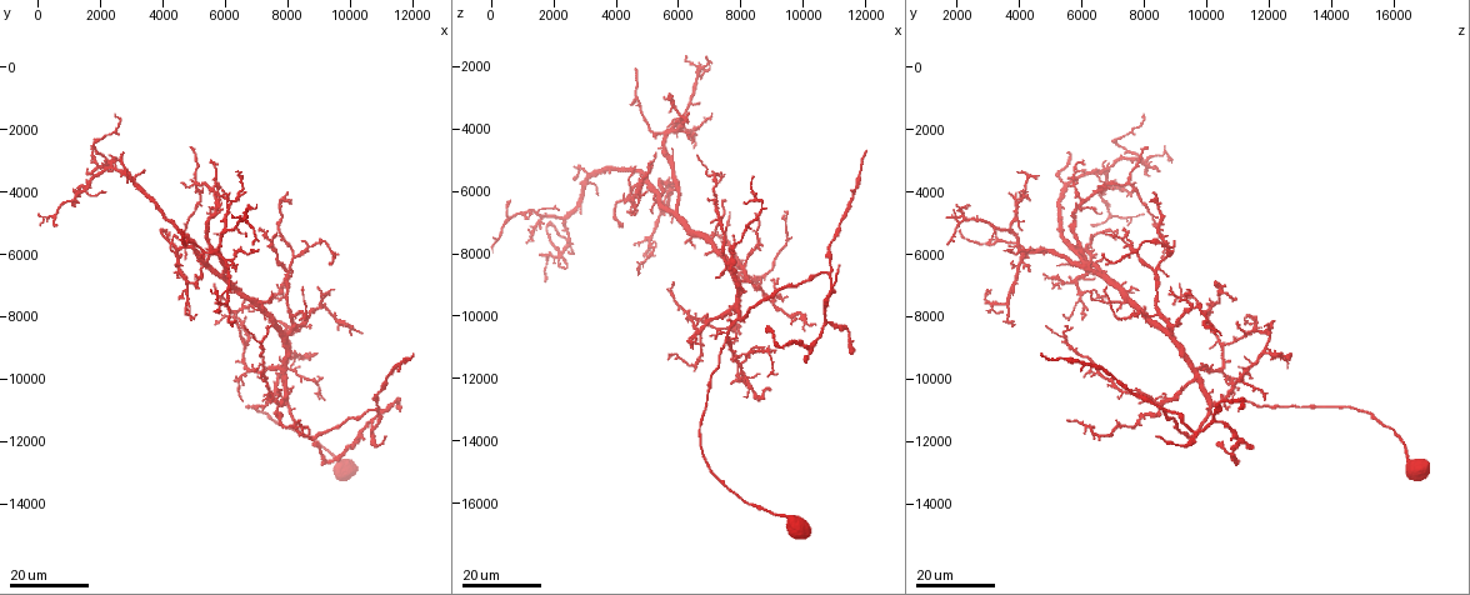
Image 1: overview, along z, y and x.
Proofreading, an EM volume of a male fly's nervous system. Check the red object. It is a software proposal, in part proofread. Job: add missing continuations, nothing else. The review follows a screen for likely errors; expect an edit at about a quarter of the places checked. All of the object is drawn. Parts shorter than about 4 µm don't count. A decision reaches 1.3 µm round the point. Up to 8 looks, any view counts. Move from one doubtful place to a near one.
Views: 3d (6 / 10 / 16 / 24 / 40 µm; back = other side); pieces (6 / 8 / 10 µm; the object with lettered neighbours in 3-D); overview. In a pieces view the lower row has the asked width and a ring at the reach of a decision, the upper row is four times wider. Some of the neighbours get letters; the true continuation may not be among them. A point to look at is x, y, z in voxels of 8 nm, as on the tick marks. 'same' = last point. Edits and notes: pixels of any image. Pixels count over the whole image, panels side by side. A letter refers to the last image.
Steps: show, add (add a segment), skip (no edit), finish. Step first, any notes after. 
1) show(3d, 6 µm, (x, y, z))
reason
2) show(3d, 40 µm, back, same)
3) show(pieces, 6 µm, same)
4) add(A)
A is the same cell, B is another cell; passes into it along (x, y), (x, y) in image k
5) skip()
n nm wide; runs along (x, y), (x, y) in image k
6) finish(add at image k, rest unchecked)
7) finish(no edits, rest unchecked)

show(3d, 24 µm, (5200, 6200, 4200))
branch stops here

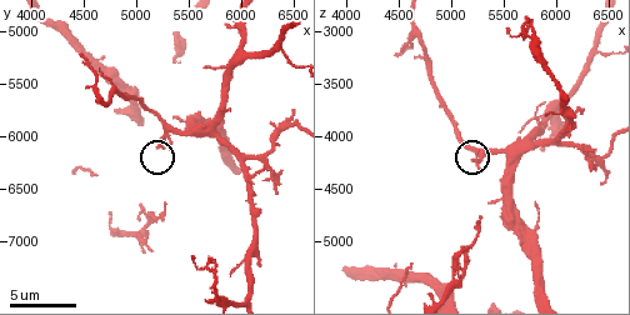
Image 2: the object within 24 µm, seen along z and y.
show(pieces, 6 µm, (5240, 6120, 4280))

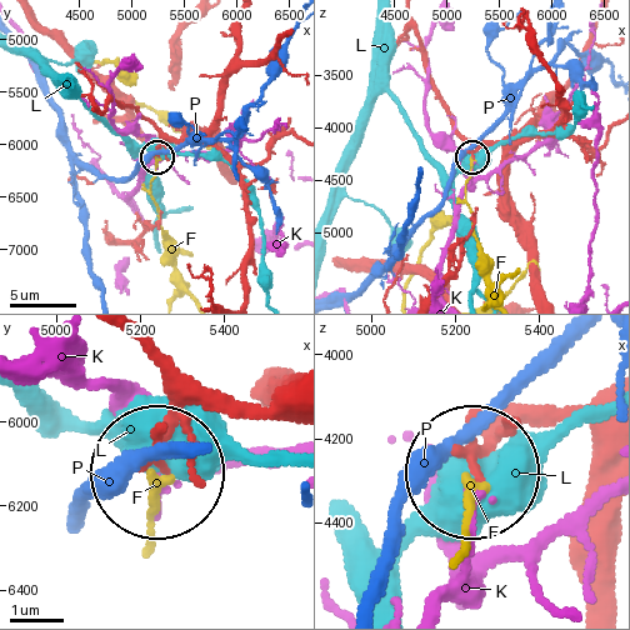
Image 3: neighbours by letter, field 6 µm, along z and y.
skip()
F, K, L and P are other cells; none of them fits

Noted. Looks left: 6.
show(3d, 16 µm, (8500, 5600, 9000))
thin end

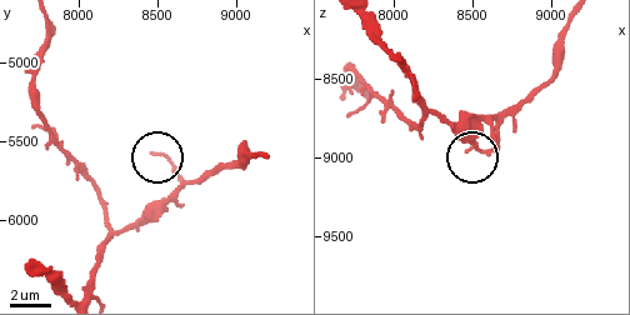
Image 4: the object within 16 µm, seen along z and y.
show(pieces, 10 µm, (8480, 5560, 8940))

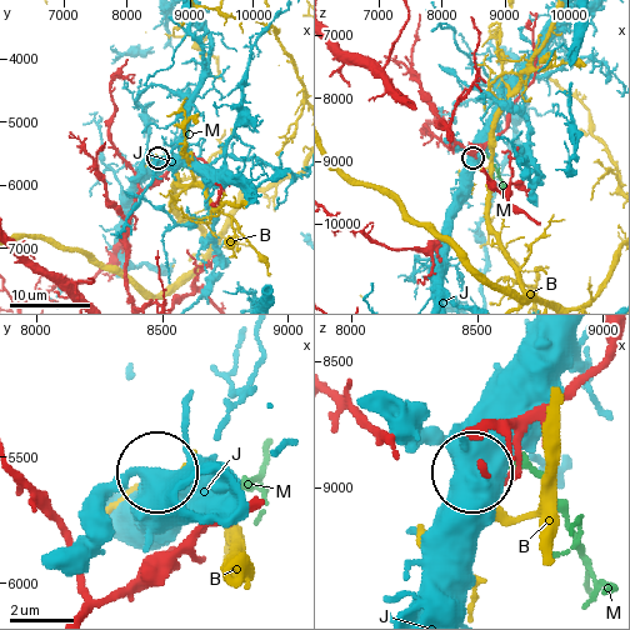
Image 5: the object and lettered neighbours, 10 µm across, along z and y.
skip()
130 nm wide; B, J and M are other cells; no lettered segment goes on from it

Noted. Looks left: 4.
show(3d, 24 µm, (9300, 6300, 6800))
an open end

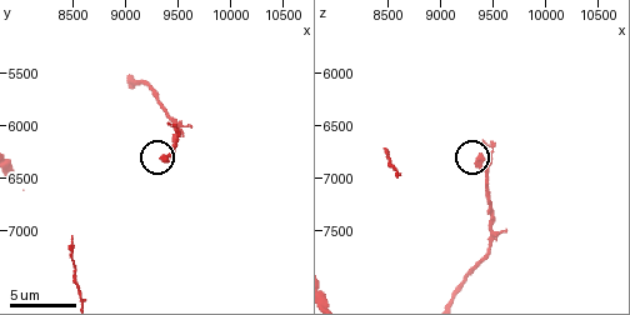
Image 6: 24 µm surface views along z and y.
show(3d, 6 µm, (9400, 6320, 6800))

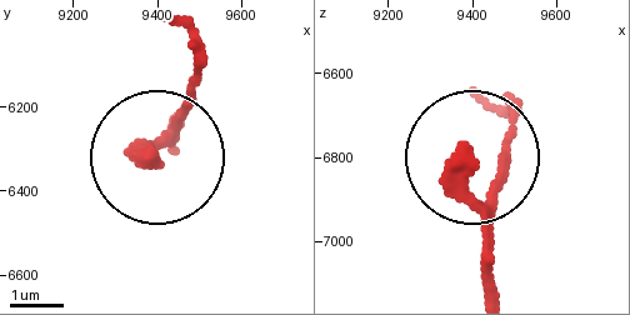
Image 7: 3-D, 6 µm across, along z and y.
show(pieces, 6 µm, (9375, 6320, 6795))

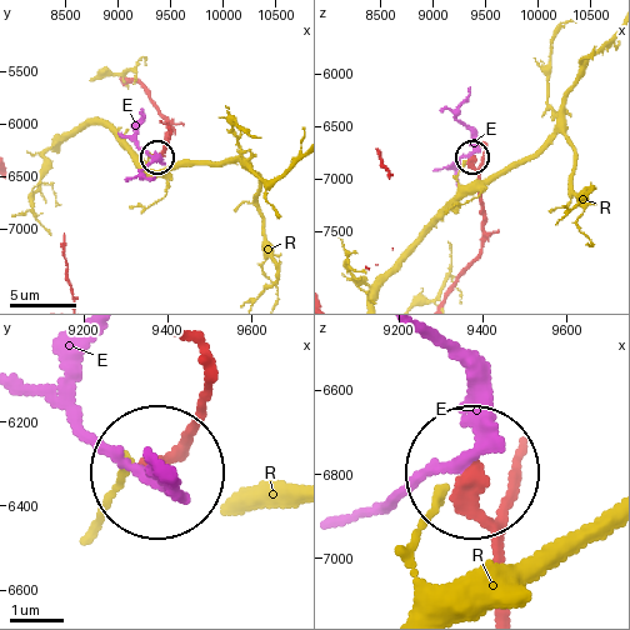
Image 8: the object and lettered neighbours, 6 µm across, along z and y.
skip()
E and R are other cells; runs along (446, 293), (483, 249), (479, 175), (473, 159) in image 8; no lettered segment goes on from it

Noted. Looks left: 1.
finish(no edits, rest unchecked)

